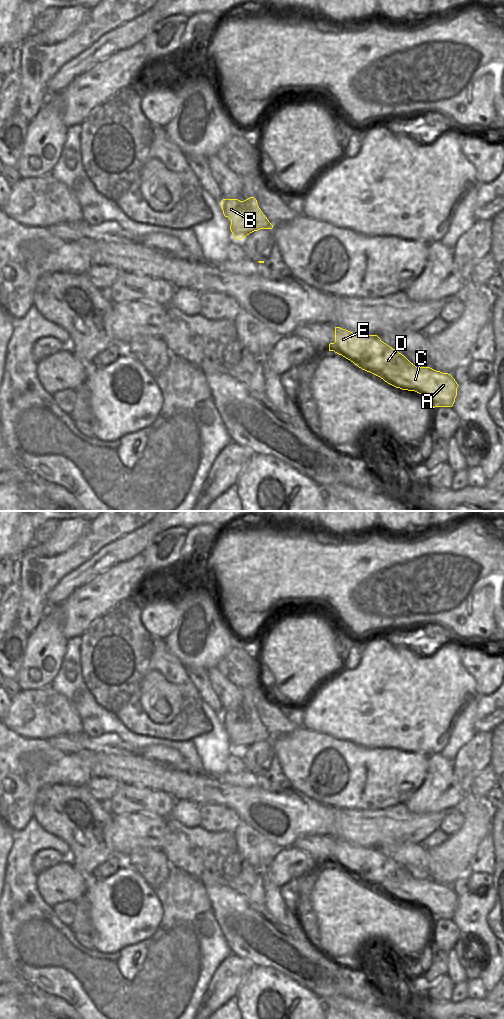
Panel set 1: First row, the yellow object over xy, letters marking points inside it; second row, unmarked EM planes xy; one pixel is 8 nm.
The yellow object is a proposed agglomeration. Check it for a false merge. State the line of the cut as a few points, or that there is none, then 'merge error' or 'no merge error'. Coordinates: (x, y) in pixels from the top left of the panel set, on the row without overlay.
cut in xy along (407, 871), (403, 878), (380, 880), (374, 886); merge error

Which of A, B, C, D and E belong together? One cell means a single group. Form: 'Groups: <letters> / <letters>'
Groups: A C / B D E.

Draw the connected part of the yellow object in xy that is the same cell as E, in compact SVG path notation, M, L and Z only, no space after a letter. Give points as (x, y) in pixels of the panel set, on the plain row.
M335 839L335 854L329 856L329 863L342 867L374 887L380 881L404 879L408 872L377 847L358 847L340 839Z

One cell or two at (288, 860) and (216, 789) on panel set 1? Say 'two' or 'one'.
two

